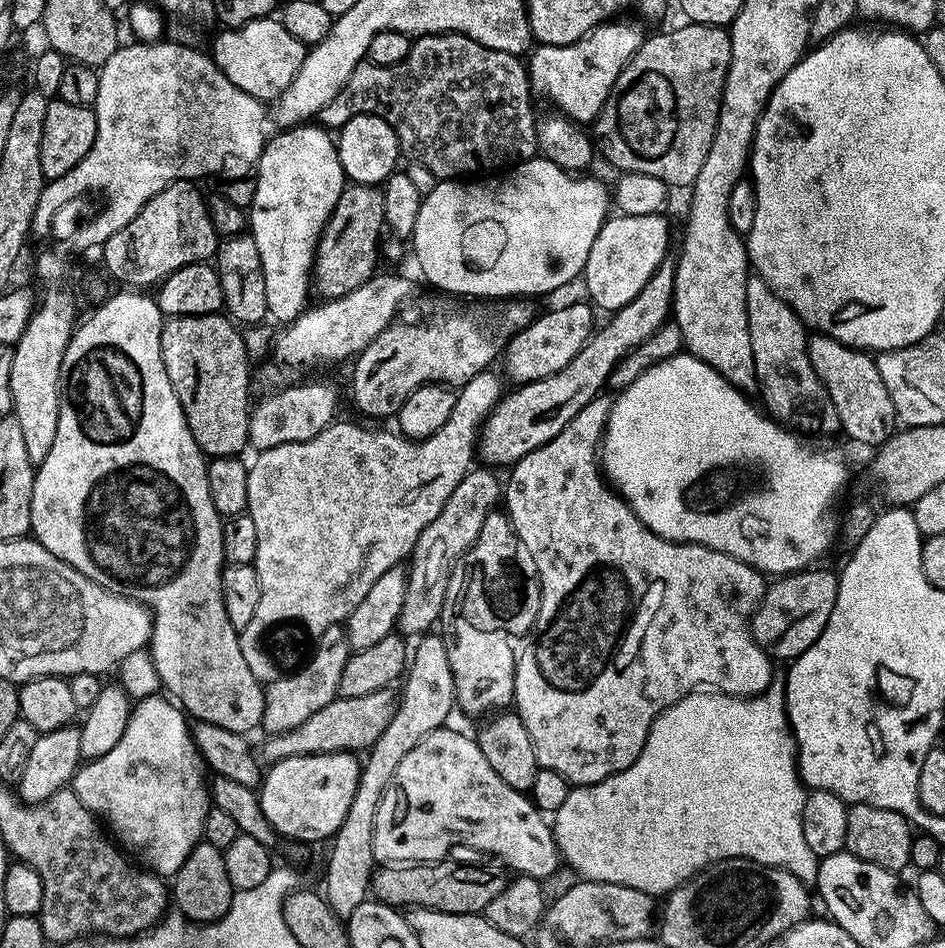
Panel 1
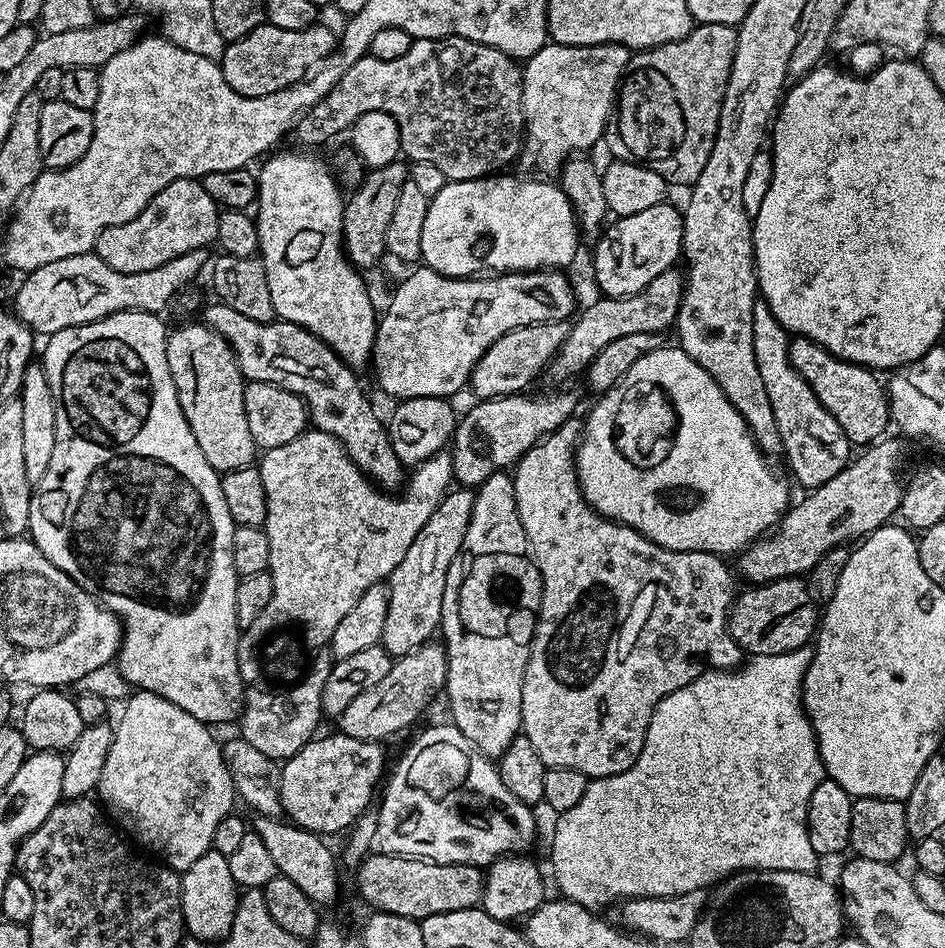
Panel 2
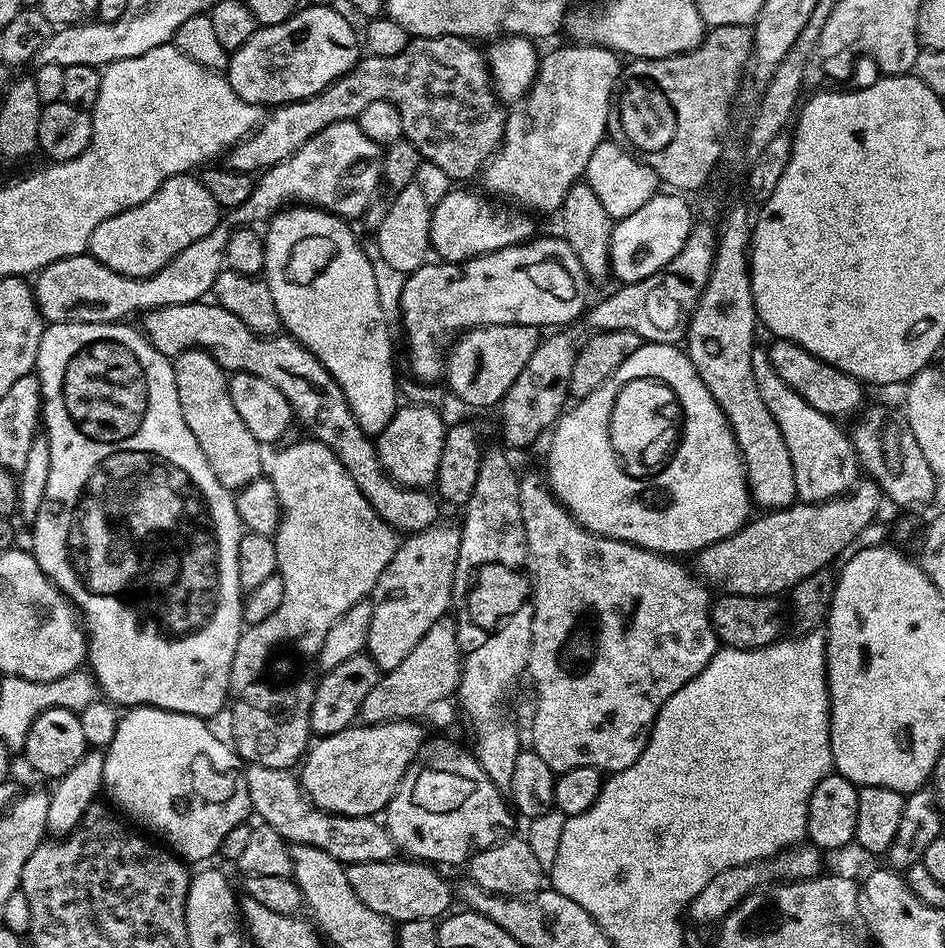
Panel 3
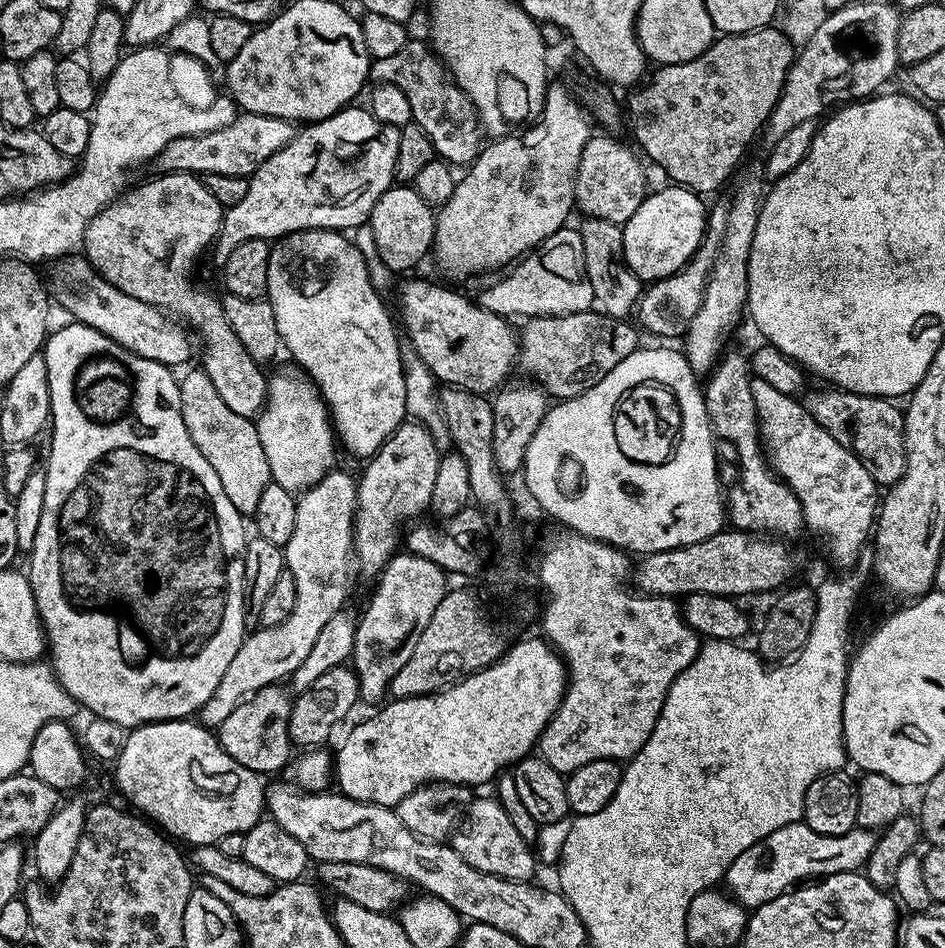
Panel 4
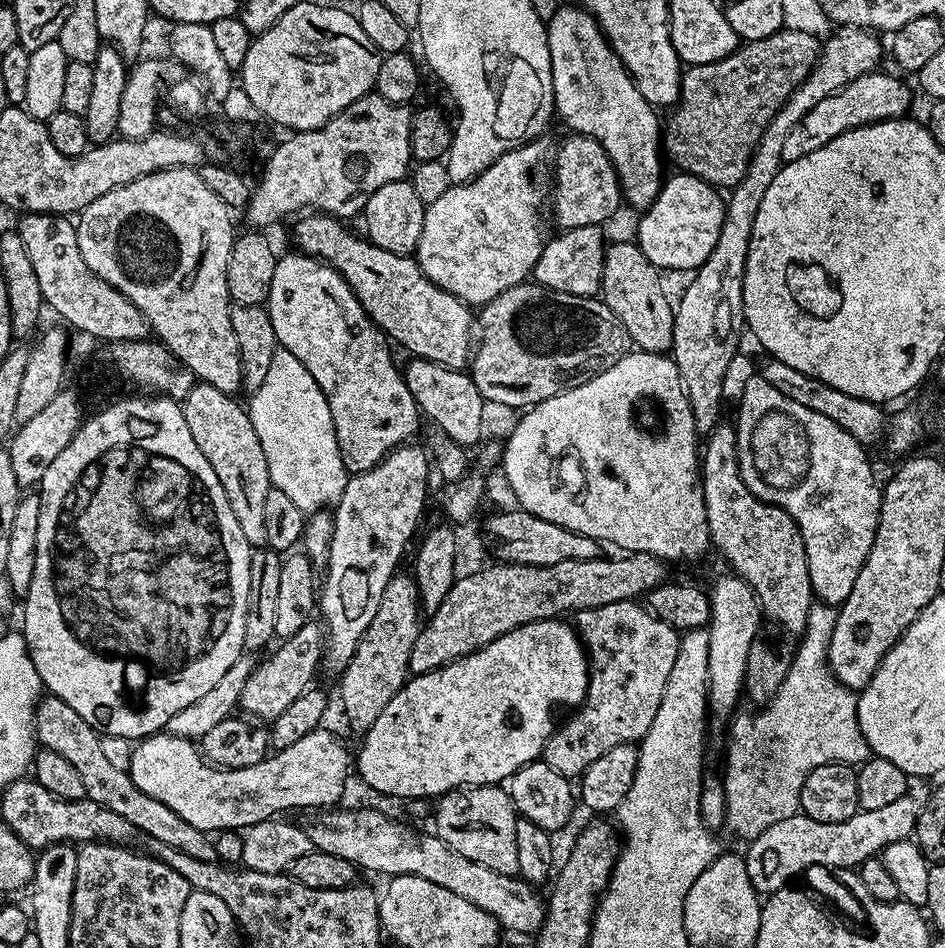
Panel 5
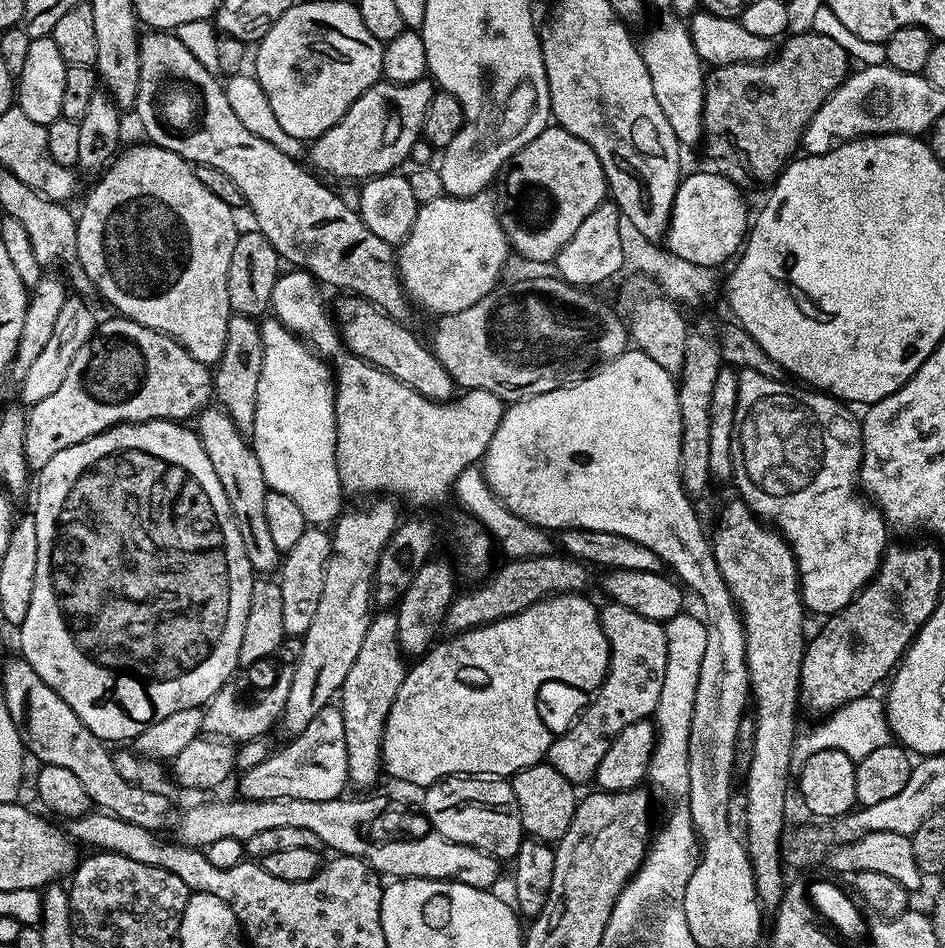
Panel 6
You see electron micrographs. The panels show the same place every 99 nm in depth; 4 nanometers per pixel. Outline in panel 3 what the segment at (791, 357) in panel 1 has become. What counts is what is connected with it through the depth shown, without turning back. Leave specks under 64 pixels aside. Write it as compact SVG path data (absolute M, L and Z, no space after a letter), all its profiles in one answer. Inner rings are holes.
M753 347L752 365L754 382L758 382L762 402L766 402L770 414L774 414L774 422L778 422L778 430L782 430L786 450L790 450L797 497L804 502L819 502L835 500L837 496L851 492L858 483L858 461L849 433L845 429L843 432L833 417L814 410L810 402L806 402L797 392L790 390L782 378L778 378L778 370L774 370L770 362L767 347Z

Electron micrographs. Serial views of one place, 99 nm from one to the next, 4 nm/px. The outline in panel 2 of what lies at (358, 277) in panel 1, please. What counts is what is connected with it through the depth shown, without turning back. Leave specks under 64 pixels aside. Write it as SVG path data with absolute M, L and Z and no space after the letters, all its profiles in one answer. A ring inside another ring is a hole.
M399 159L381 168L371 169L359 184L356 192L347 197L344 205L344 247L346 255L357 269L372 268L380 259L385 259L386 226L390 226L390 218L394 214L394 206L398 202L398 193L410 178L410 168Z

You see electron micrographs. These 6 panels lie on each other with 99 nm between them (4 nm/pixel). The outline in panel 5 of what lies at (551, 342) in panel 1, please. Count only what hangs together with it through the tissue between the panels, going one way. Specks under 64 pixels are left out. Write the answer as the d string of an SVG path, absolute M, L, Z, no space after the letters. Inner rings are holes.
M304 214L295 221L296 229L292 236L301 253L315 256L316 259L329 264L354 290L358 302L366 310L368 317L380 328L393 345L401 344L406 351L418 360L438 362L447 368L463 369L469 363L474 351L474 312L467 304L463 304L454 294L434 286L426 274L422 274L420 264L412 256L390 254L390 250L382 250L382 246L374 246L371 240L357 235L346 226L343 219L323 214Z

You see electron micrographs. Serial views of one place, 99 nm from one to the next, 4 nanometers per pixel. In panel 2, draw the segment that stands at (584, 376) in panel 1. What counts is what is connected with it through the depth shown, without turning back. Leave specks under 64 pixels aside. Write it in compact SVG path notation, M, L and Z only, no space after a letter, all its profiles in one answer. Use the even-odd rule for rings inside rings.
M548 392L545 396L528 396L517 394L515 396L499 396L493 400L480 400L456 421L456 431L450 441L450 455L452 458L452 479L459 487L477 489L490 474L501 470L508 470L515 465L521 456L536 445L536 441L549 436L562 422L573 419L576 408L576 396L572 392Z

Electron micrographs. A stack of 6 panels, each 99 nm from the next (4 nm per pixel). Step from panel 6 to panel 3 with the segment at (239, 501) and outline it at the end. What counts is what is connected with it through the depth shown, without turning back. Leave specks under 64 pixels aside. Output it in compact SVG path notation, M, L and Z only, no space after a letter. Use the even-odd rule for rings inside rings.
M191 348L174 360L174 382L178 386L178 406L182 406L182 418L186 418L186 426L190 426L190 434L194 434L194 442L202 446L202 454L206 454L206 462L210 462L210 470L214 470L214 478L222 482L229 490L238 490L250 482L254 482L265 471L266 460L262 453L262 445L250 434L246 422L242 422L238 410L234 410L234 402L230 402L228 389L229 373L210 355L200 348Z

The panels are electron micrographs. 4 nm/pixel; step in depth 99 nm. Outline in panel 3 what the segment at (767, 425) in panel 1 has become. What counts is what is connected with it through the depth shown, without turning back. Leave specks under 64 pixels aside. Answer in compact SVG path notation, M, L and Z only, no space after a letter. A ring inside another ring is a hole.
M641 343L640 348L634 350L634 354L630 354L630 358L626 358L626 362L622 362L622 366L618 366L618 370L606 383L598 386L598 390L594 390L594 394L590 394L575 406L577 408L569 407L551 429L552 441L548 444L546 479L556 499L568 509L572 517L587 532L593 532L595 536L621 540L627 544L636 544L651 552L695 554L707 544L713 544L722 538L730 538L730 534L734 534L748 523L750 497L748 481L744 474L744 462L740 459L740 447L736 445L734 434L730 430L718 402L714 402L714 398L710 394L710 390L706 390L702 378L698 378L687 351L681 350L675 344Z

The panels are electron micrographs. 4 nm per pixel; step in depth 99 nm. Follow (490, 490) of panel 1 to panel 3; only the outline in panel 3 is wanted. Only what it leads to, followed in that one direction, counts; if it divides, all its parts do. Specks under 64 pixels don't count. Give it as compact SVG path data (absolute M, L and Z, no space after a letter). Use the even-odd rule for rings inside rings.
M437 522L431 524L426 530L413 533L407 538L401 539L400 547L397 548L394 558L390 558L390 562L386 566L386 570L382 570L382 574L378 578L375 588L372 590L371 599L374 601L372 606L372 617L370 618L370 634L368 635L367 653L374 658L374 662L380 667L381 673L394 670L402 662L402 658L406 658L406 654L410 654L410 650L414 650L414 646L418 646L418 642L422 642L422 634L426 634L426 630L430 630L430 626L434 626L434 622L441 620L443 616L449 615L452 607L452 587L454 586L454 570L458 562L458 554L460 553L460 528L457 525L444 524L445 522Z

